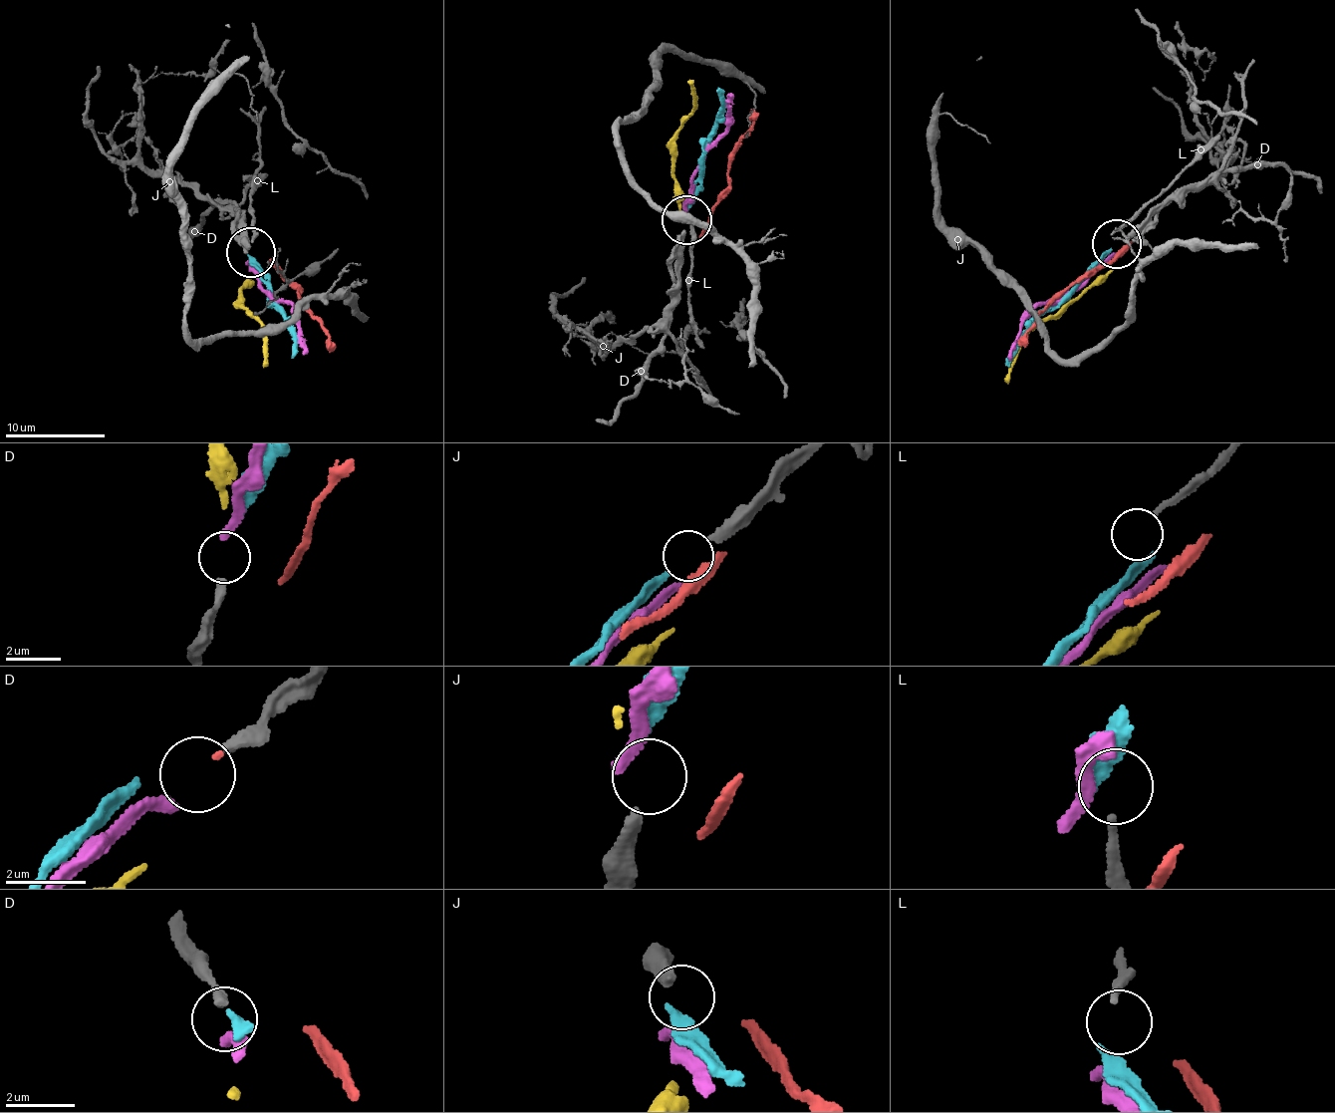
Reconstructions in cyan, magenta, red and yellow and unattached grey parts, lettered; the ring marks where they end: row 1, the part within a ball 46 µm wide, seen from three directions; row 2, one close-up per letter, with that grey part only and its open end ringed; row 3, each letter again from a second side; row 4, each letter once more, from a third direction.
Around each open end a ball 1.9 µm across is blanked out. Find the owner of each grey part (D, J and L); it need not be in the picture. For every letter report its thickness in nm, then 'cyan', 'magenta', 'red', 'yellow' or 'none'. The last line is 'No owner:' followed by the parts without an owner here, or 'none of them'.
D: 340 nm | magenta
J: 320 nm | cyan
L: 180 nm | none
No owner: L

